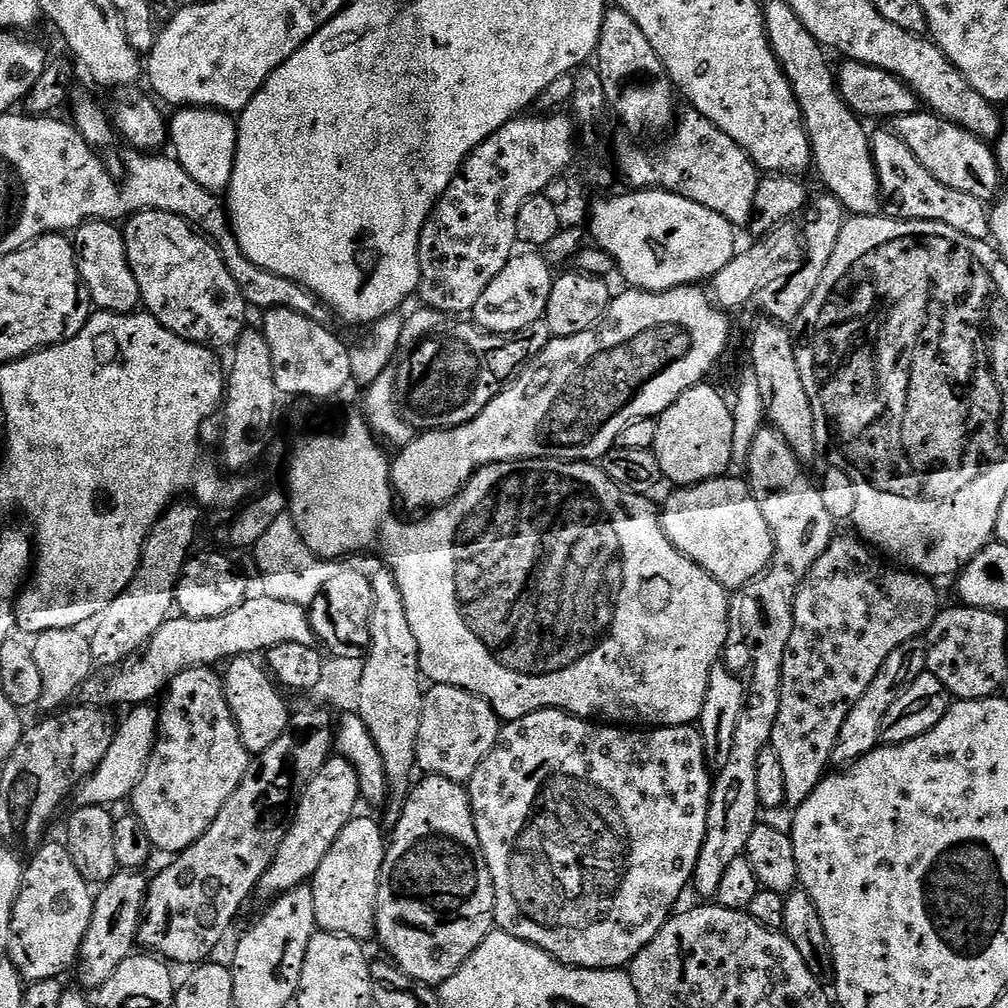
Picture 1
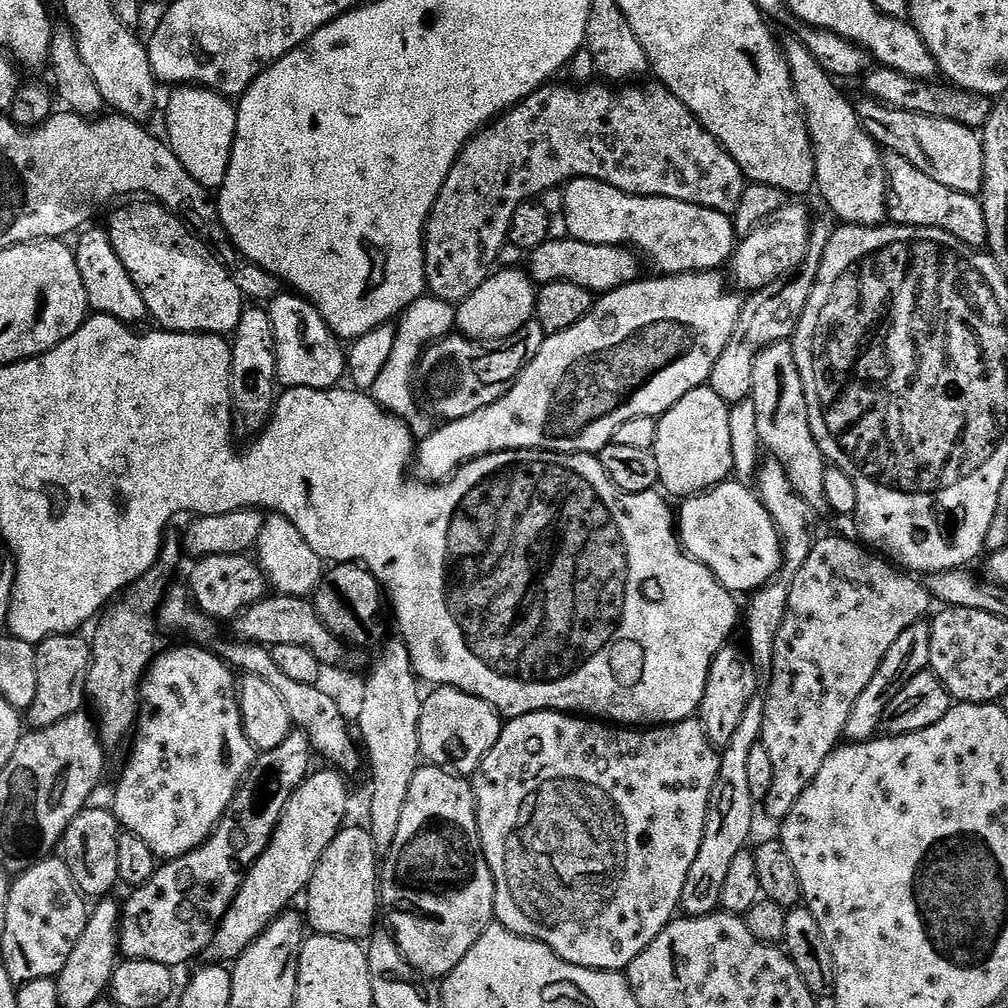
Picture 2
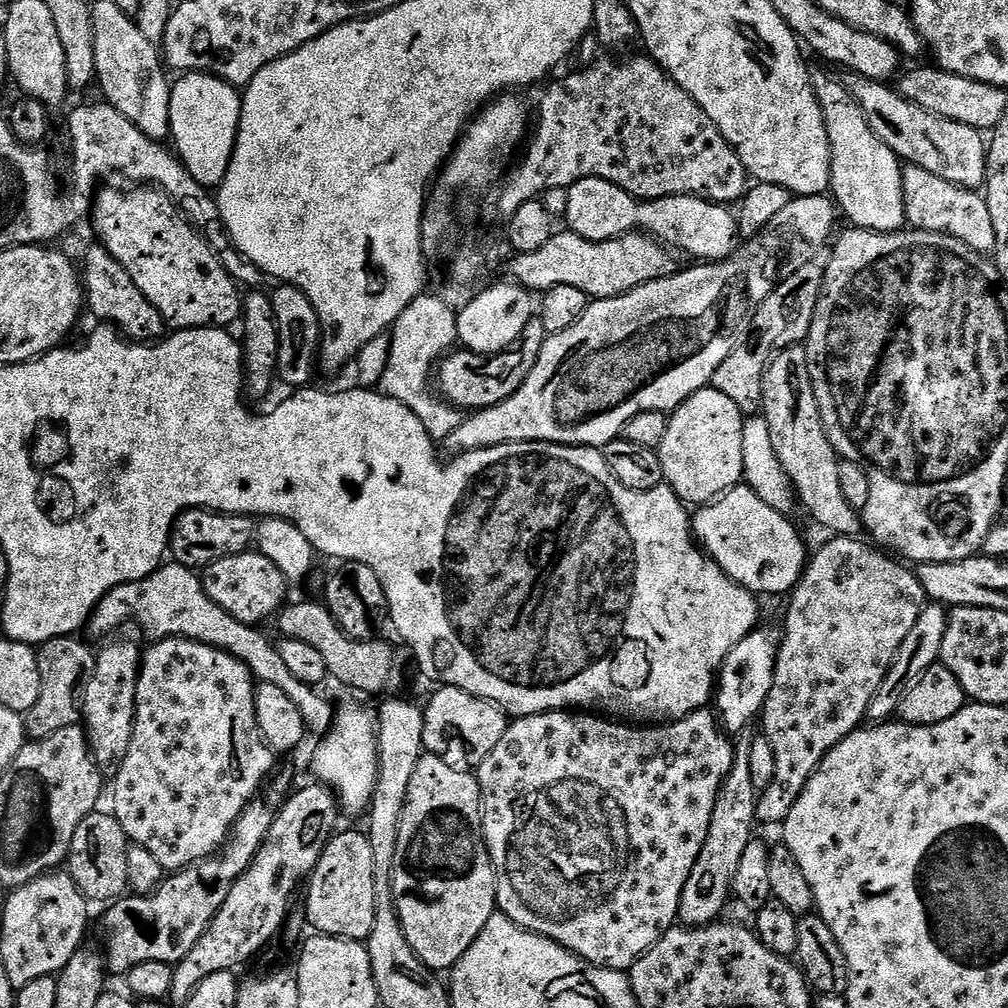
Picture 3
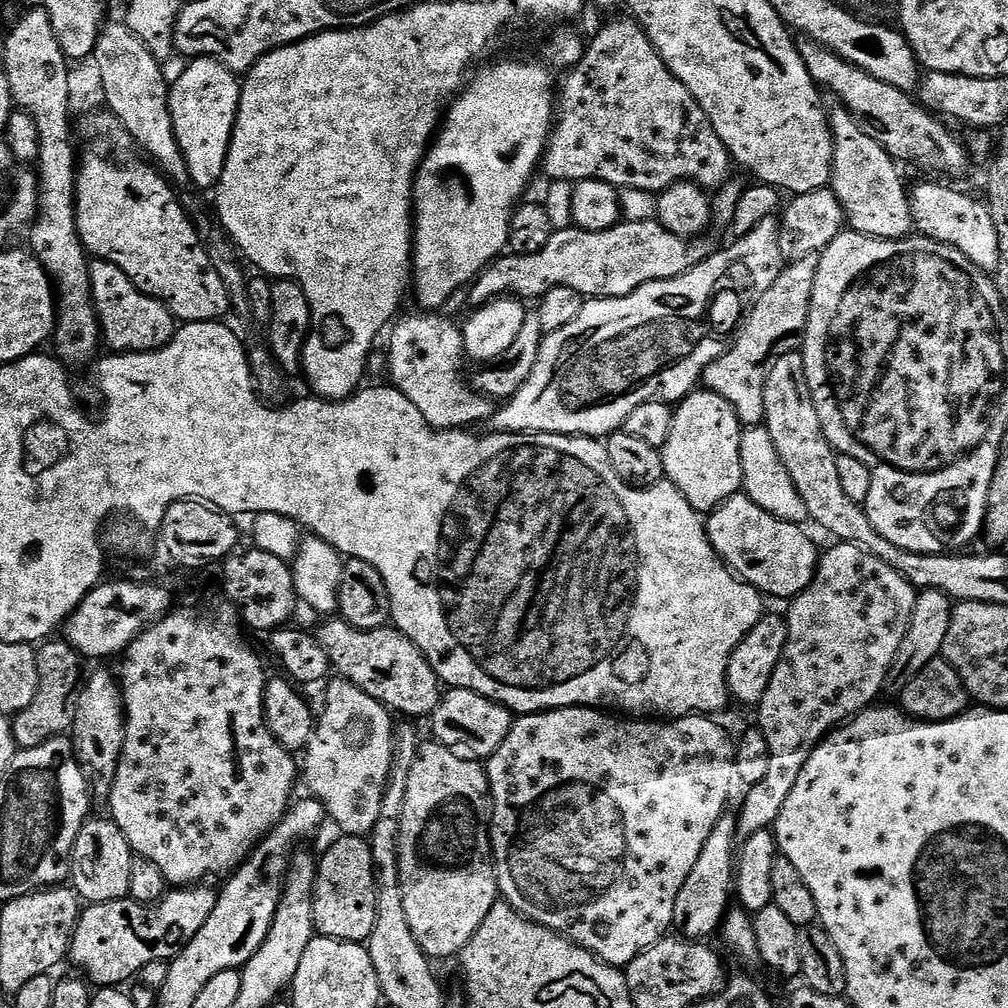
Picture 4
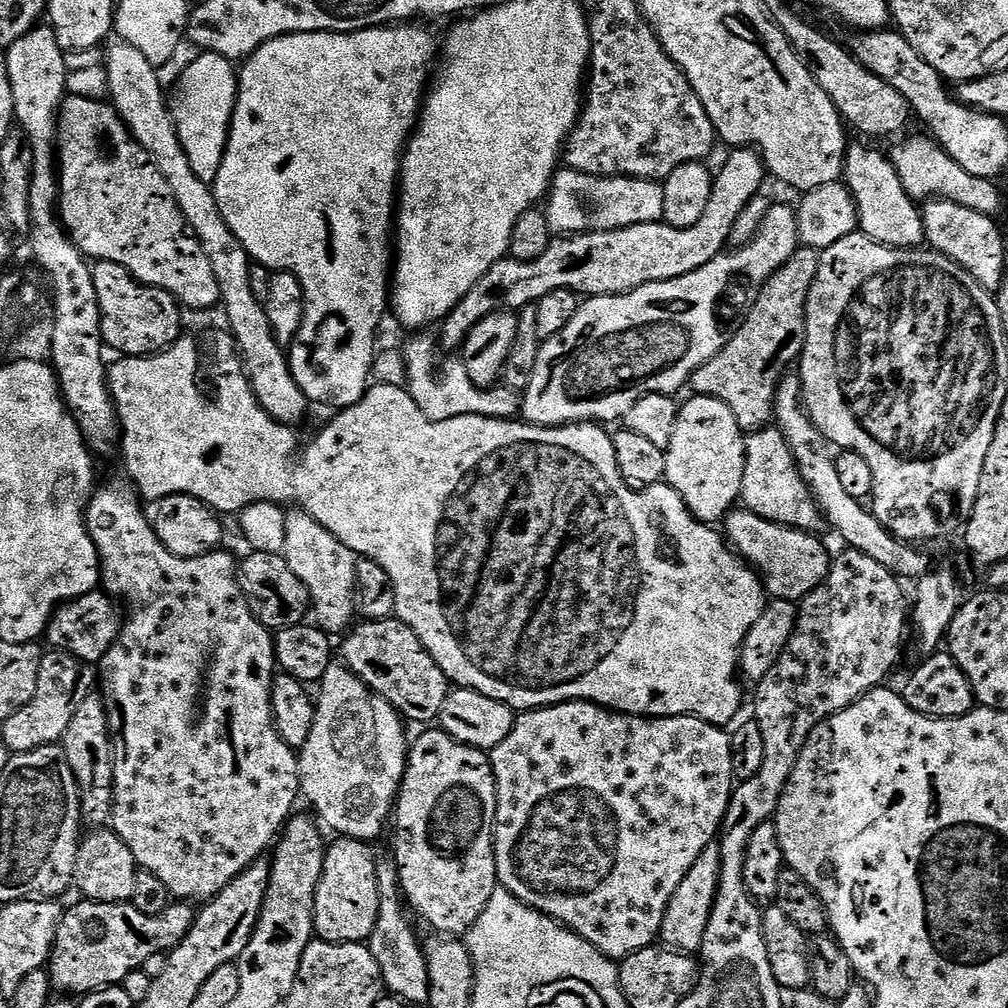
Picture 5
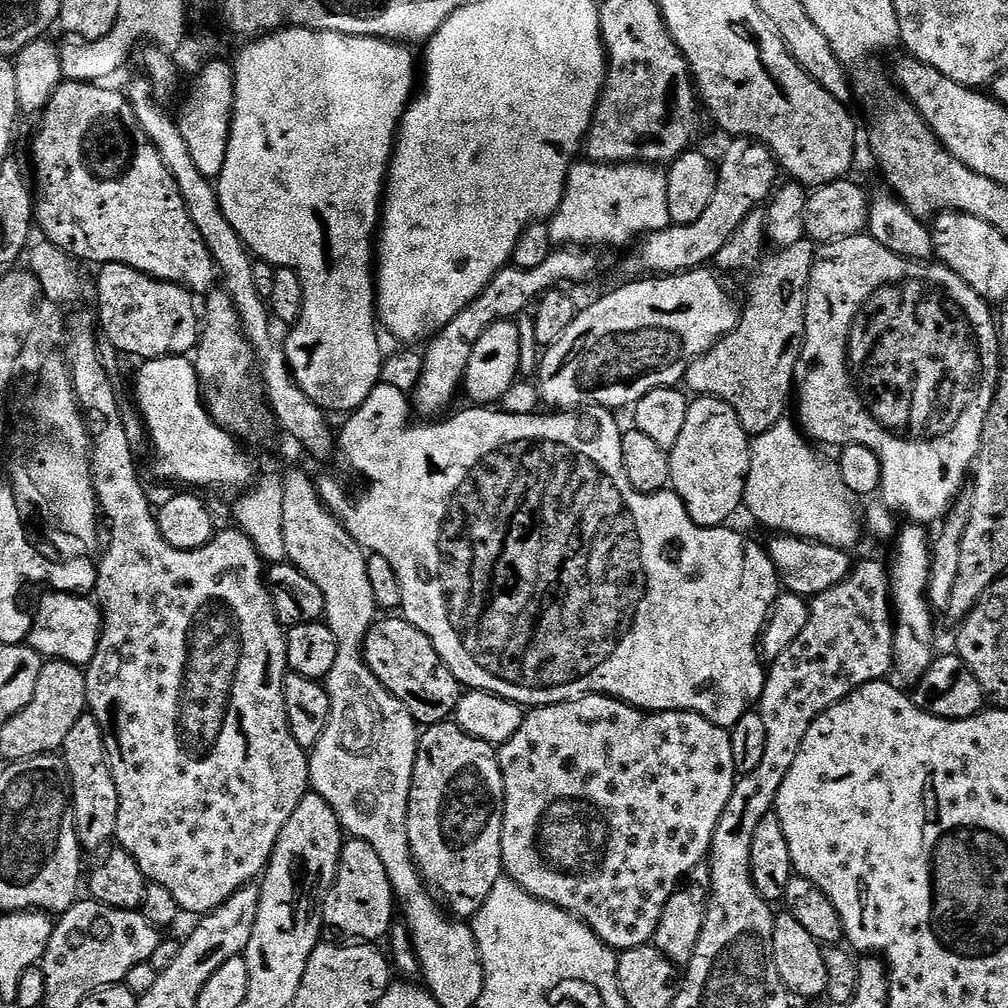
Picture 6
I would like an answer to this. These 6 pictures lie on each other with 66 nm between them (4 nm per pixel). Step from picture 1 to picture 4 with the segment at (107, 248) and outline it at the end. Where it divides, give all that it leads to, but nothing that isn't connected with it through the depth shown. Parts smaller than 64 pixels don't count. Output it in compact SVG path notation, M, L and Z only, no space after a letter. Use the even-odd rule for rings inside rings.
M93 259L90 263L90 286L103 343L109 344L113 353L153 352L165 348L176 335L178 321L167 304L138 290L138 286L134 286L134 282L126 278L118 266L105 260Z

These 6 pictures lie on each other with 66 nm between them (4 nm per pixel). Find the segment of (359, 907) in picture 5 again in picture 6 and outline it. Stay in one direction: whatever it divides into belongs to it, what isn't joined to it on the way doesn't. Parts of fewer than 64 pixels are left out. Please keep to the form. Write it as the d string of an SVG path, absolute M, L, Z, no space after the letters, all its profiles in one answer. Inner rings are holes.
M348 838L343 841L342 847L340 849L340 860L336 864L336 874L334 879L331 881L330 887L332 890L329 892L328 897L323 897L322 900L322 920L329 924L336 932L341 932L341 937L347 938L352 942L376 942L379 936L384 935L384 937L389 933L389 930L393 927L394 921L392 921L392 916L394 920L394 897L392 895L392 887L390 886L390 878L386 874L386 866L382 866L382 858L378 858L378 854L374 854L374 850L366 842L355 838Z

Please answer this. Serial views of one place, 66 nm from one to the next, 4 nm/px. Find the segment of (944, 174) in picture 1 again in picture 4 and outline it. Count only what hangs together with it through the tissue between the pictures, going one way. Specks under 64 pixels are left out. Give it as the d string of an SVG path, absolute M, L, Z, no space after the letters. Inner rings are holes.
M804 38L799 41L798 47L812 81L825 93L833 92L840 99L837 101L856 117L858 126L862 126L862 130L870 134L874 142L884 147L893 160L905 165L921 164L936 172L960 172L970 164L965 141L959 140L939 115L929 112L909 93L886 86L886 82L878 82L878 78L870 78L866 70L858 70L858 66L838 58L838 54L826 50L826 46L818 42Z

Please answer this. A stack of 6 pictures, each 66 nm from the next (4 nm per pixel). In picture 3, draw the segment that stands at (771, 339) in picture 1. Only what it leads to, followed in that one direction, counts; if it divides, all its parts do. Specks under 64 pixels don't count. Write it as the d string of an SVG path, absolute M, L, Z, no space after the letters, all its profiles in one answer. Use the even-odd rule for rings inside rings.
M791 351L786 352L780 352L779 355L772 358L772 360L769 361L768 368L764 372L764 378L763 378L763 386L762 386L762 398L763 402L760 407L761 415L764 417L764 421L767 424L767 429L770 431L770 442L772 447L774 447L775 454L778 456L778 460L783 466L783 470L785 470L788 480L791 481L793 484L793 489L797 495L797 499L799 500L799 503L812 514L813 518L824 528L826 528L828 533L835 534L839 536L856 536L859 535L862 530L862 520L859 516L859 513L857 512L857 509L852 507L852 504L846 502L846 498L842 498L842 490L841 486L839 485L838 481L838 466L840 457L837 455L835 450L833 450L833 444L829 442L828 436L824 432L824 424L821 422L821 418L819 416L819 413L813 412L814 408L814 402L811 397L805 396L805 398L799 398L798 396L798 388L801 384L801 382L804 382L804 378L800 369L800 372L798 369L794 368L794 362L792 360L793 353Z

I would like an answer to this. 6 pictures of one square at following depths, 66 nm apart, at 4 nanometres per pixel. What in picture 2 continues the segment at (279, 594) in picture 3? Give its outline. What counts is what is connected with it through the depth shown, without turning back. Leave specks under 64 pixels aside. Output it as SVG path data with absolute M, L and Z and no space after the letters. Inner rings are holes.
M206 556L195 561L186 587L196 606L217 622L231 621L251 604L265 599L270 585L263 568L255 559L242 556Z

